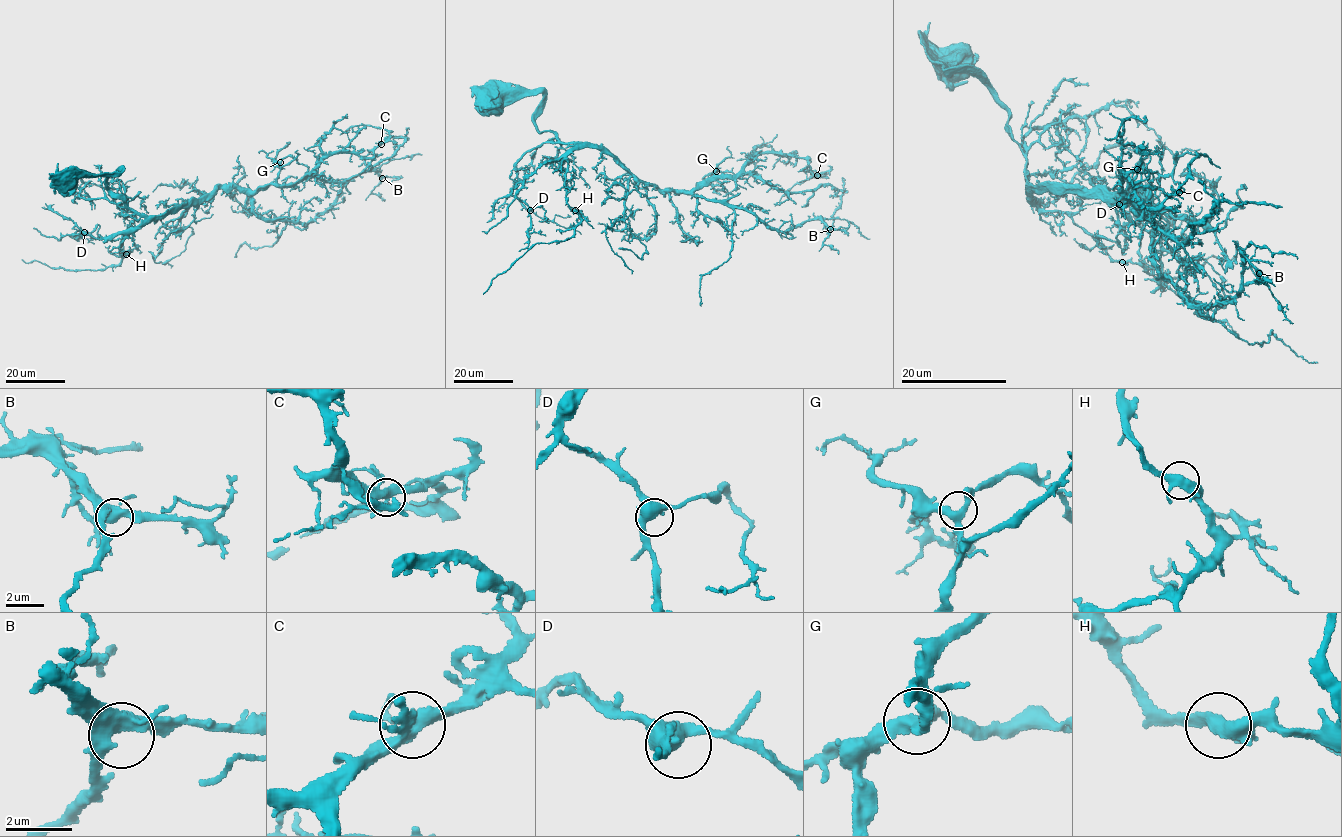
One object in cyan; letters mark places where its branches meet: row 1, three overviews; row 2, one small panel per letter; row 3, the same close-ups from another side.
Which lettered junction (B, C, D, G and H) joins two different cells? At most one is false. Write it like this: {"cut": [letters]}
{"cut": []}

